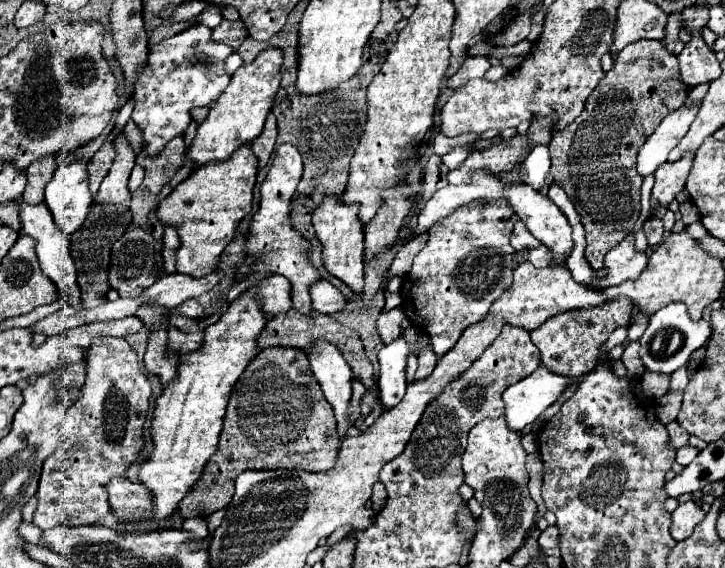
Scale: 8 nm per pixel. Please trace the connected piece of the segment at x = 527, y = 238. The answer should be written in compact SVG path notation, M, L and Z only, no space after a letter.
M516 221L516 225L514 225L514 233L512 233L512 247L514 247L516 251L538 247L538 241L528 233L528 229L526 229L526 225L524 225L522 221Z

